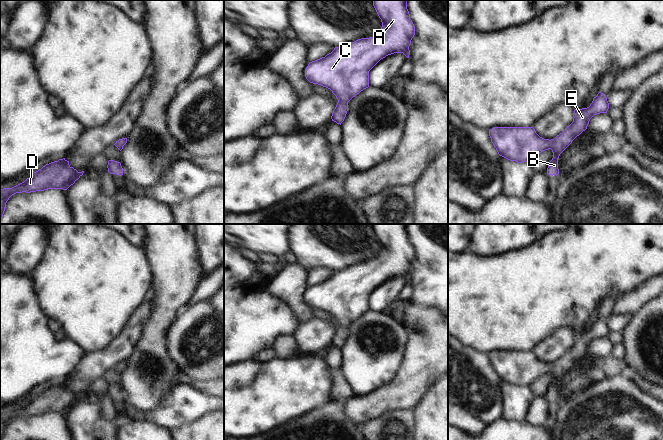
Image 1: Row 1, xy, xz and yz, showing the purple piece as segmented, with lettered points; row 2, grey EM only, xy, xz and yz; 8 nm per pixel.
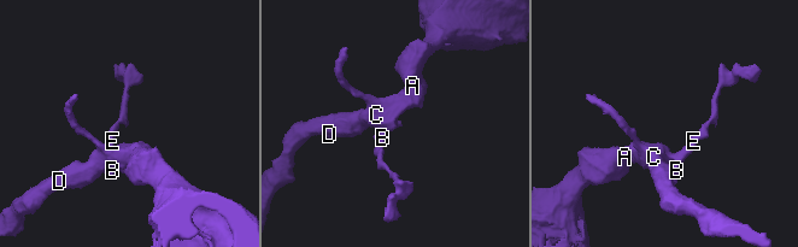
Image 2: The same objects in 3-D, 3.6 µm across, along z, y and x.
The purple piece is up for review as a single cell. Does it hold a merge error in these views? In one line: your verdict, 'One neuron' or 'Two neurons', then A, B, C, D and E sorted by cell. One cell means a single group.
One neuron. Groups: A B C D E

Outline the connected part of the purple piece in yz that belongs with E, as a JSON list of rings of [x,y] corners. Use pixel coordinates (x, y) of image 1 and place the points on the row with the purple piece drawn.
[[[599,92],[589,107],[574,110],[573,122],[554,139],[540,137],[533,127],[494,127],[489,130],[489,136],[500,156],[518,163],[529,163],[539,153],[551,149],[553,158],[548,164],[547,174],[557,176],[560,154],[587,129],[594,115],[607,113],[608,109],[606,95]]]

